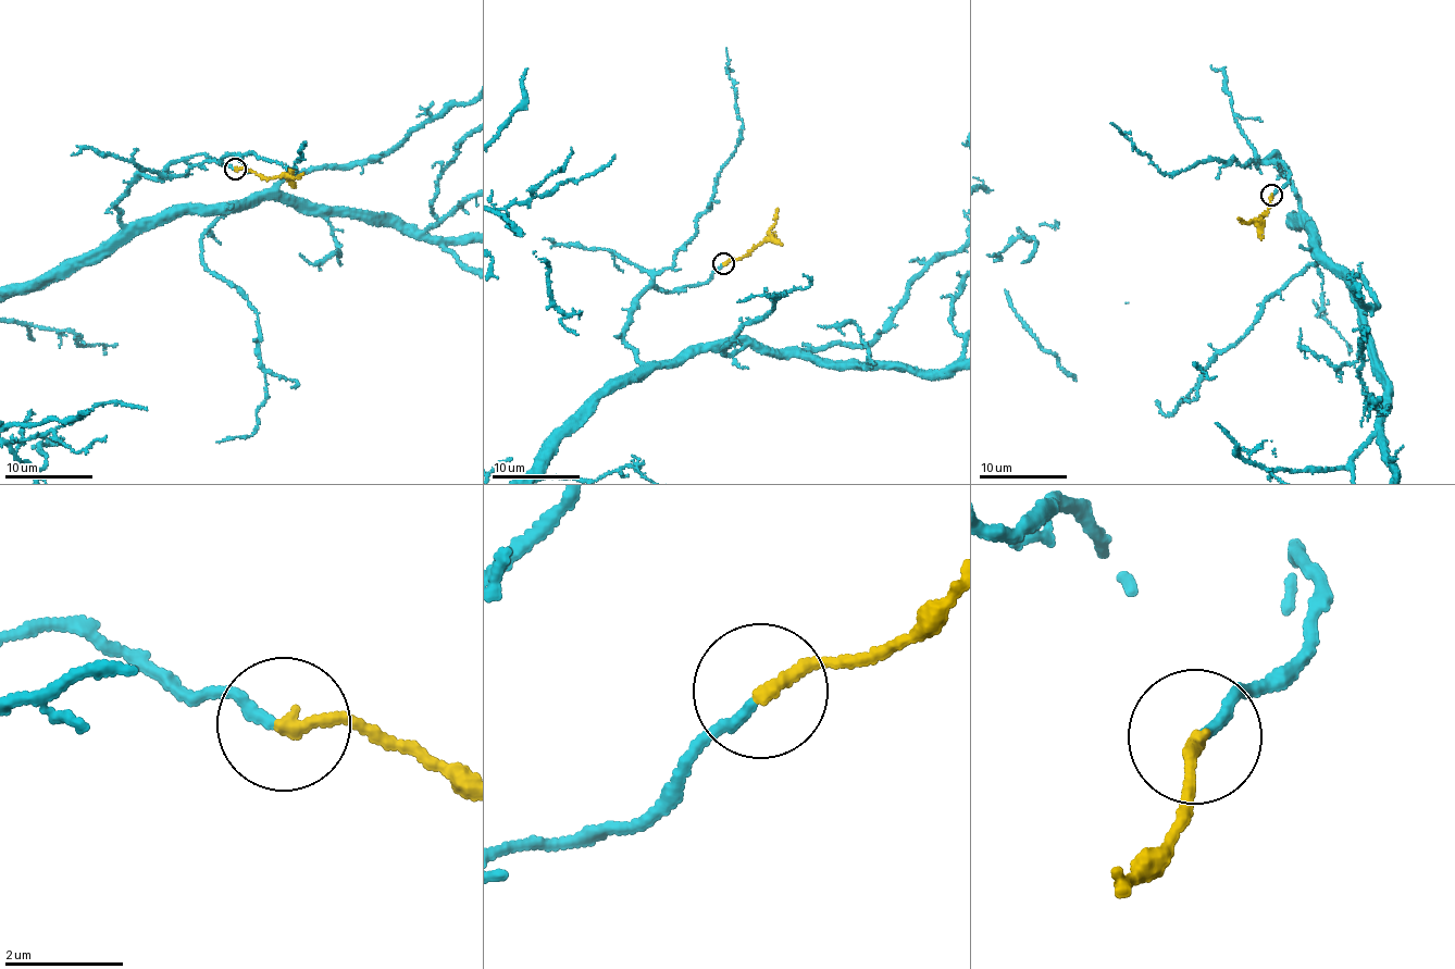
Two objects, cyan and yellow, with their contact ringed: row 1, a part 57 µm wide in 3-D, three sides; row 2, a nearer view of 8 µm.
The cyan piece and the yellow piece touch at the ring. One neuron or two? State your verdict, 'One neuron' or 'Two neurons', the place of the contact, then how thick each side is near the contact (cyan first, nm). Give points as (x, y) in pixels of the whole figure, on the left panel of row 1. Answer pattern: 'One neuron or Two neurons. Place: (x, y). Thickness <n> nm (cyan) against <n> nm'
One neuron. Place: (235, 169). Thickness 180 nm (cyan) against 240 nm

